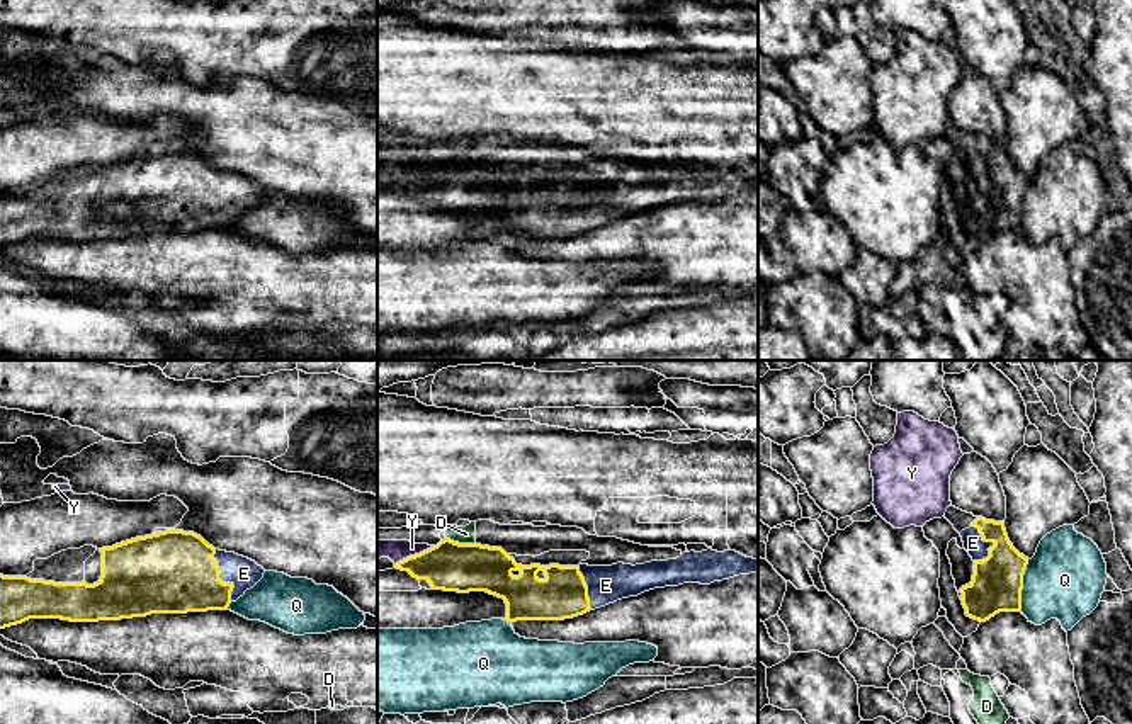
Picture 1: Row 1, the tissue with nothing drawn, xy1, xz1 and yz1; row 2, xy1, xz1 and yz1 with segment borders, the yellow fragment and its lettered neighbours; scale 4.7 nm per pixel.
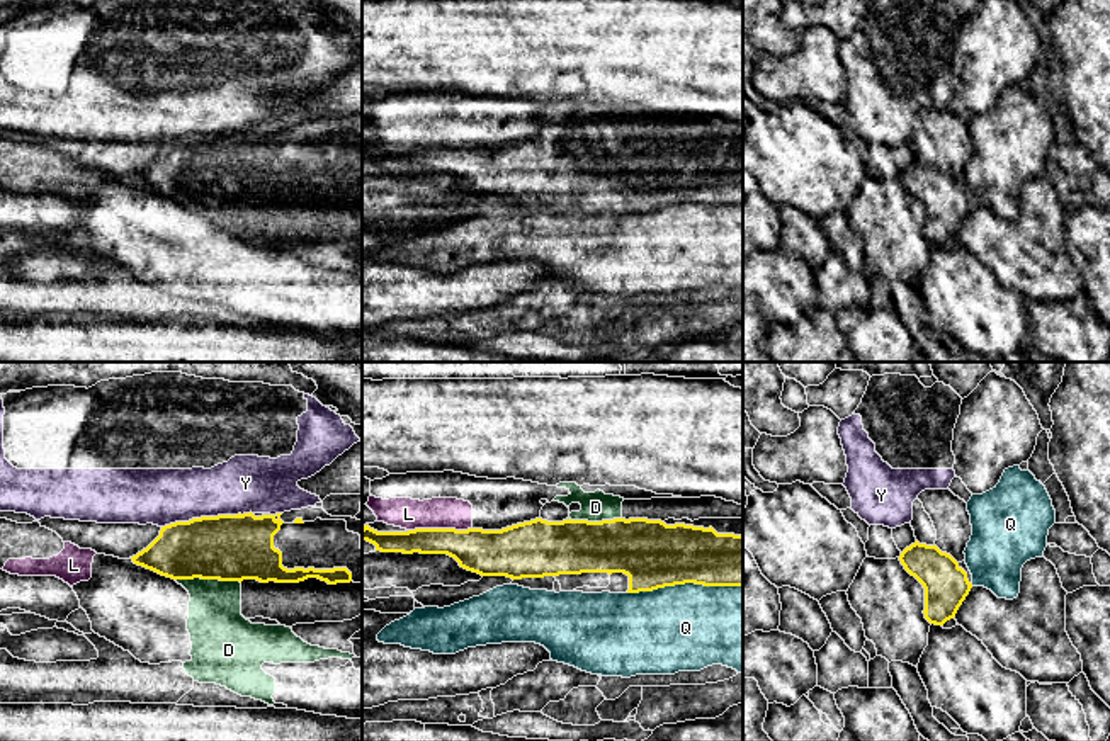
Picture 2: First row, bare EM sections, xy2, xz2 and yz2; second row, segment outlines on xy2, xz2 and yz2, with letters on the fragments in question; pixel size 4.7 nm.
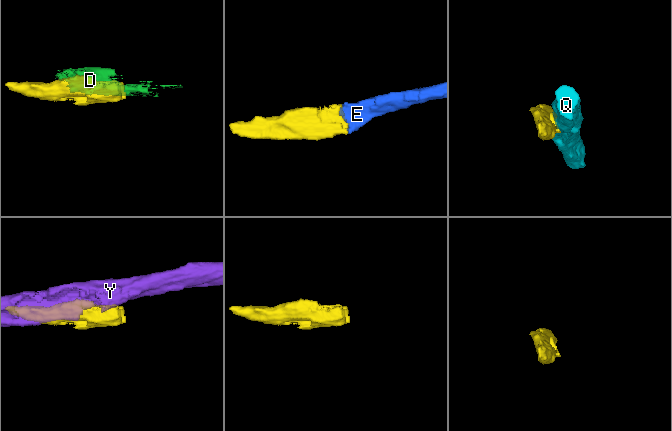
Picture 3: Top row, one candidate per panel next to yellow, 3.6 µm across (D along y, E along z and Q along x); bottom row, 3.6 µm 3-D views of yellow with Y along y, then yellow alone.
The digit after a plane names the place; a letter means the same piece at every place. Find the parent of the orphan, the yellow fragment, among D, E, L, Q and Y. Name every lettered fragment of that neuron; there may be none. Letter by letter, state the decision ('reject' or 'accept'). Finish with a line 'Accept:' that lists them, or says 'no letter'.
D: reject
E: accept
L: reject
Q: reject
Y: reject
Accept: E

